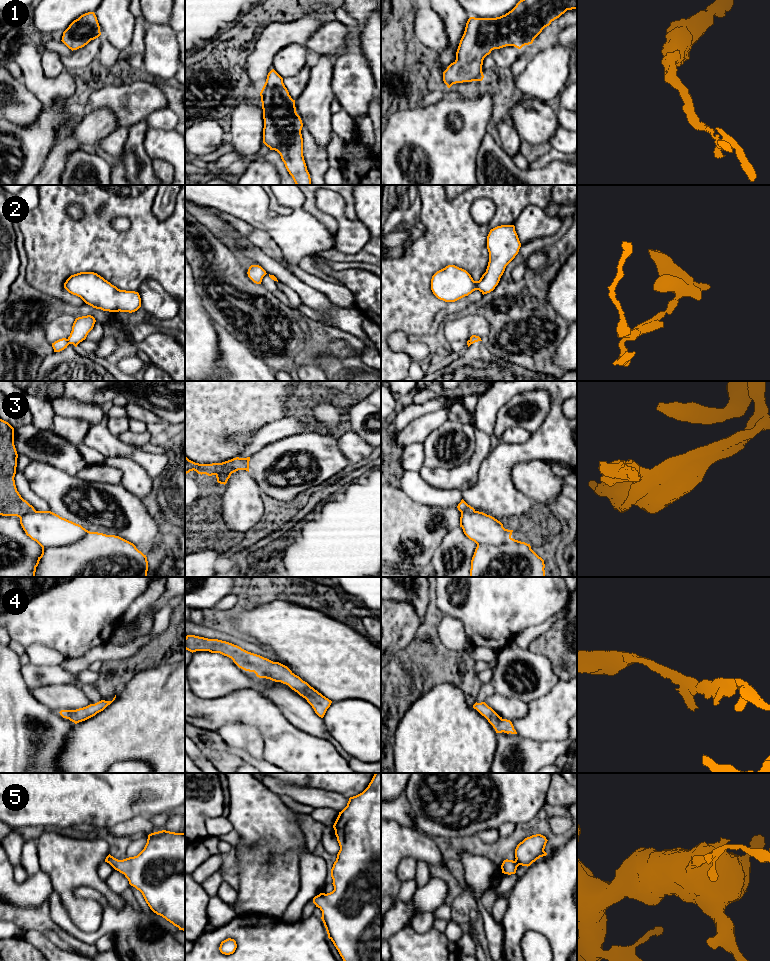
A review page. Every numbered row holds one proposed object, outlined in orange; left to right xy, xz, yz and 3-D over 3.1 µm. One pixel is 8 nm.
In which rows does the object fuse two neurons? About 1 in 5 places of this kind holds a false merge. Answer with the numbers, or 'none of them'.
3

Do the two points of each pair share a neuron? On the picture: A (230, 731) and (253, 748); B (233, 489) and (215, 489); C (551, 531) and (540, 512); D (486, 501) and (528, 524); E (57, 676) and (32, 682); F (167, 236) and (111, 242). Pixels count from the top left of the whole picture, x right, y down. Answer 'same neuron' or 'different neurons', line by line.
A: same neuron
B: different neurons
C: same neuron
D: different neurons
E: same neuron
F: same neuron

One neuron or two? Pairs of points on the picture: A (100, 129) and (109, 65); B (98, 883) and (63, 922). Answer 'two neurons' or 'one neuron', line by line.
A: two neurons
B: two neurons

